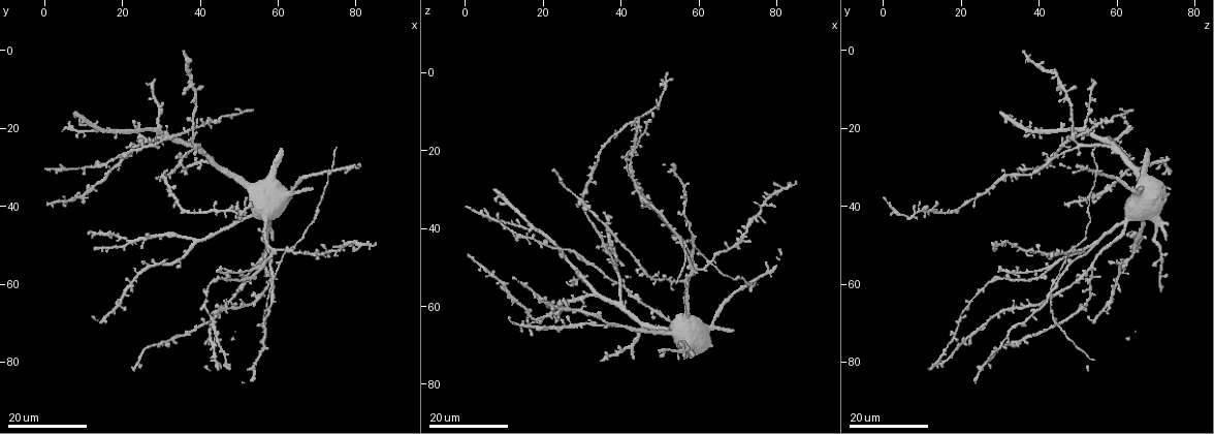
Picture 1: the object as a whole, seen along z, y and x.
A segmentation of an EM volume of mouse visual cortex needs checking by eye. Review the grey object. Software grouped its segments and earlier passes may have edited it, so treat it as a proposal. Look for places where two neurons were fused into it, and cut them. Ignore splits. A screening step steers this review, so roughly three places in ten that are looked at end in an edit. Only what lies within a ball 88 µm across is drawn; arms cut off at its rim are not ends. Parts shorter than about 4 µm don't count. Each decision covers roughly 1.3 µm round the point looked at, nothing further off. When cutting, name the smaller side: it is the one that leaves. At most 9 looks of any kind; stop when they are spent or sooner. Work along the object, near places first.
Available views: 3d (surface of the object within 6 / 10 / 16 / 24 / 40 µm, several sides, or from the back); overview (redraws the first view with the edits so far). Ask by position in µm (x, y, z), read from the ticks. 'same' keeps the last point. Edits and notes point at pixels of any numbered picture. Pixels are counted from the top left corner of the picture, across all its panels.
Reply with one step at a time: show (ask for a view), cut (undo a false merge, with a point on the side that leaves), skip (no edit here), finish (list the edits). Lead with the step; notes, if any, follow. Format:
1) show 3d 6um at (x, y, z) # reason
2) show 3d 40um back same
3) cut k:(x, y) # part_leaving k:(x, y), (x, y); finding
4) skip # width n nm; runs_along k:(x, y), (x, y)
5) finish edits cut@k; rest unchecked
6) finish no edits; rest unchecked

show 3d 24um at (62.0, 51.5, 48.5) # branch point

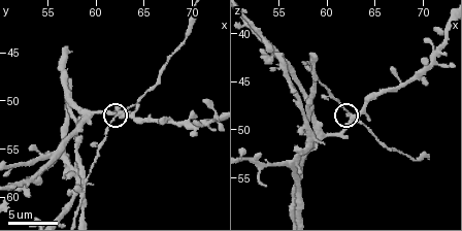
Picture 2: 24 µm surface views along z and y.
show 3d 6um at (62.2, 51.2, 48.6)

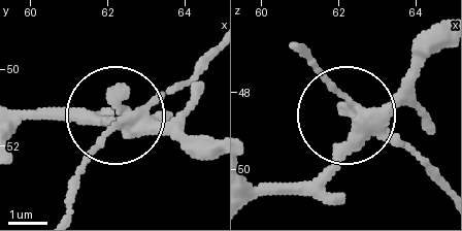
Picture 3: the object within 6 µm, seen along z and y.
skip # width 280 nm; continuous, no second neuron

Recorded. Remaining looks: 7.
show 3d 6um at (68.4, 52.2, 45.0) # two arms in line, one across

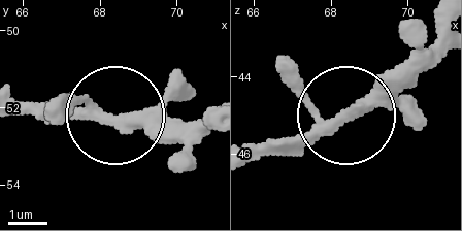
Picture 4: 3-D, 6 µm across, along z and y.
skip # arms 3; continuous, no second neuron

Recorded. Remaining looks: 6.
show 3d 24um at (58.0, 62.0, 42.5) # looks like a crossing

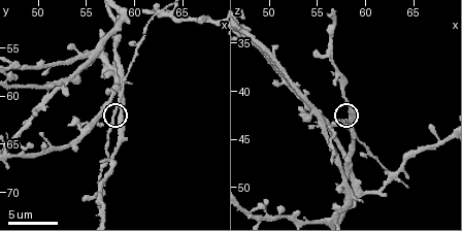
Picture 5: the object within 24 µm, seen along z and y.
show 3d 6um same

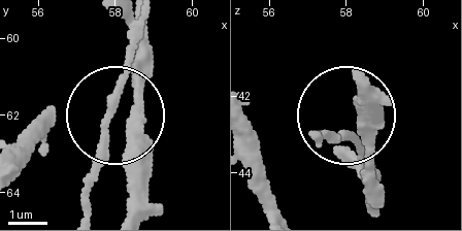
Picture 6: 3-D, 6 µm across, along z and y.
skip # width 260 nm; continuous, no second neuron

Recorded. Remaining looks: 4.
show 3d 16um at (52.0, 57.0, 38.5) # three-way junction

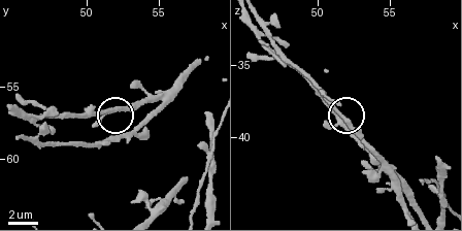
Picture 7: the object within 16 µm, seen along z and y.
show 3d 10um at (51.2, 56.6, 38.6)

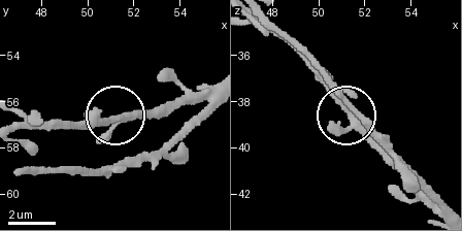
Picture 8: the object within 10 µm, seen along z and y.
skip # runs_along 8:(212, 86), (118, 118), (85, 118); one neuron here

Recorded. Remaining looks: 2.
finish no edits; rest unchecked

